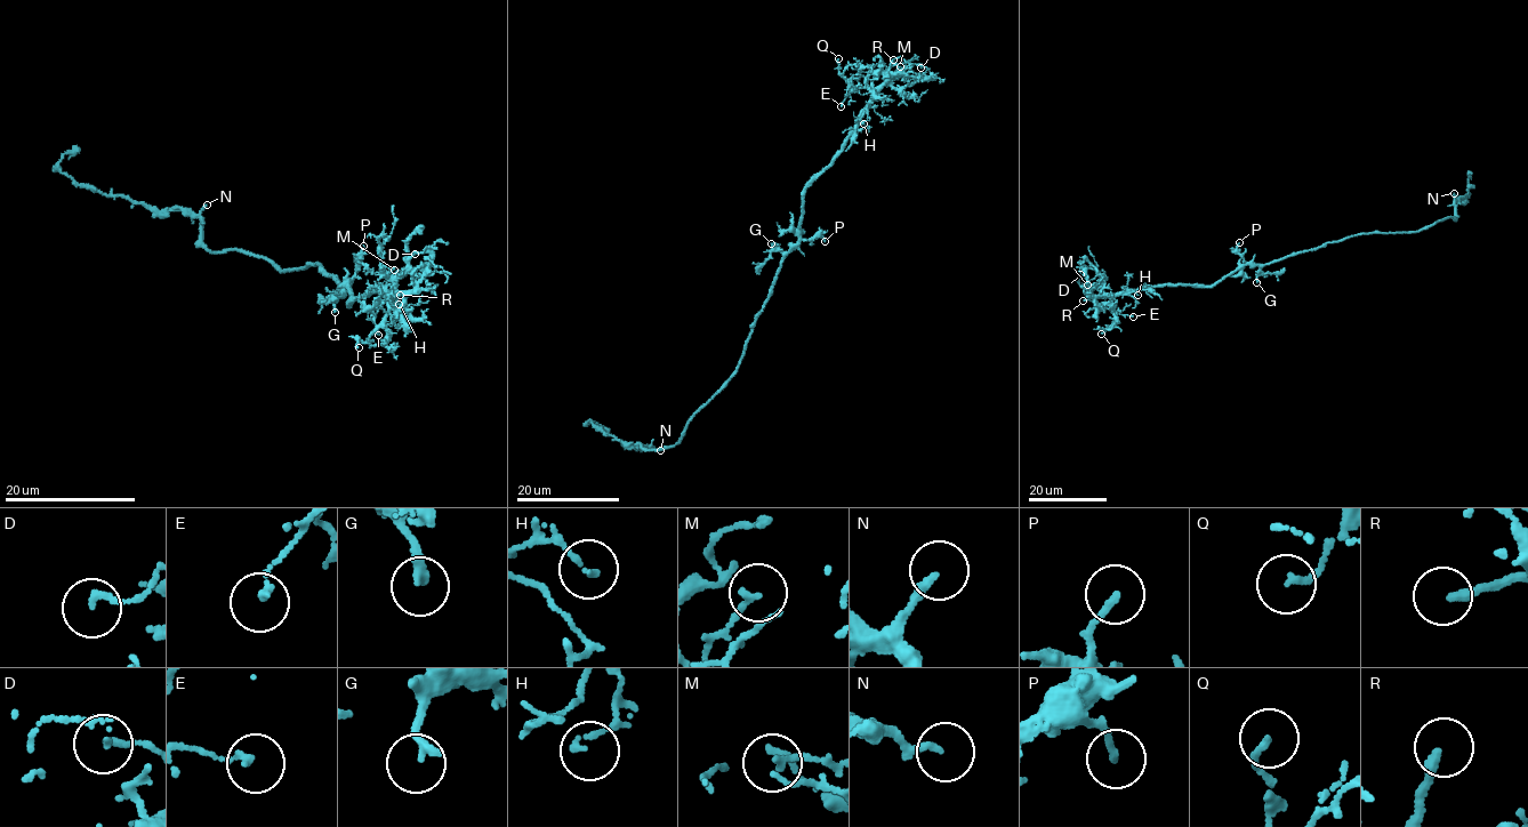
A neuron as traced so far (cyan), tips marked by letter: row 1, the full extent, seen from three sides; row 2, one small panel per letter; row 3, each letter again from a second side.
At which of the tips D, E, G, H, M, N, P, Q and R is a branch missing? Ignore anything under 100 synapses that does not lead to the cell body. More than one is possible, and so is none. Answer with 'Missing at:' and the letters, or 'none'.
Missing at: R

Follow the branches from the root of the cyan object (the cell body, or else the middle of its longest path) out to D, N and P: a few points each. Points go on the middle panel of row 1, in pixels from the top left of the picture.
D: (750, 332), (797, 242), (804, 191), (834, 162), (889, 79), (923, 80), (930, 72), (921, 67)
N: (750, 332), (730, 377), (693, 414), (678, 442), (646, 451), (641, 443), (660, 450)
P: (750, 332), (789, 253), (802, 240), (821, 237), (825, 241)

